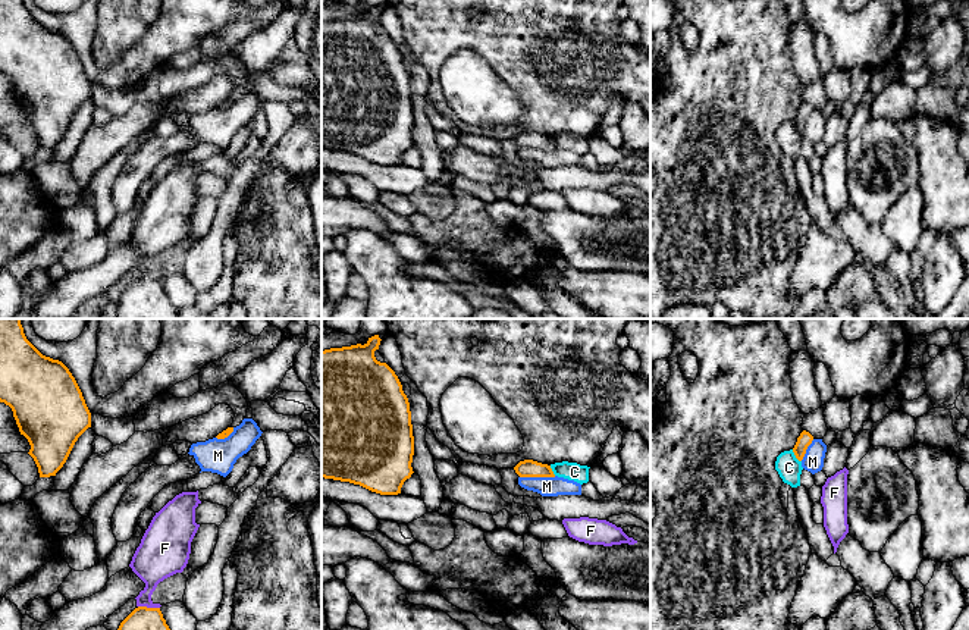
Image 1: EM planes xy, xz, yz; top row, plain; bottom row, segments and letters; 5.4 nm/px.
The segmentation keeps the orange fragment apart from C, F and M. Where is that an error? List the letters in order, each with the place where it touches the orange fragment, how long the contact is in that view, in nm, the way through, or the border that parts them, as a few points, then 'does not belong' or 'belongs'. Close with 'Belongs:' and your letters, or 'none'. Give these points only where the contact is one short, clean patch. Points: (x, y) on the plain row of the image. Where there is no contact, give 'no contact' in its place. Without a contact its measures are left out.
C: yz (795, 125) | 90 nm | does not belong
F: xy (149, 279) | 120 nm | does not belong
M: xz (538, 147) | 200 nm | along xz (555, 147), (520, 149) | does not belong
Belongs: none

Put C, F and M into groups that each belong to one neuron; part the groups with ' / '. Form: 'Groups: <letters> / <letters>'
Groups: C / F / M

